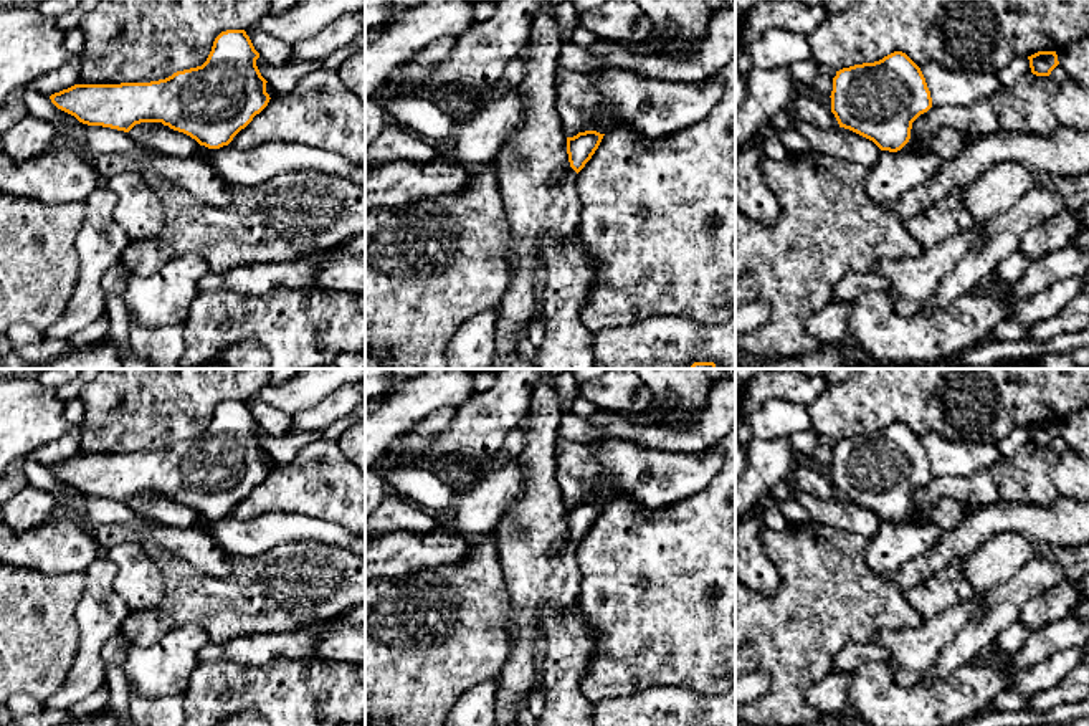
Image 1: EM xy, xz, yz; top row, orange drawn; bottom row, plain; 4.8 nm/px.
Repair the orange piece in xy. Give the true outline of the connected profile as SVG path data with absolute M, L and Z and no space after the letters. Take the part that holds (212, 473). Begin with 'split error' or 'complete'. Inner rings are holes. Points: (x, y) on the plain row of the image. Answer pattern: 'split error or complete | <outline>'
complete | M245 400L221 402L202 437L150 453L74 455L50 466L51 473L88 496L129 503L140 493L162 493L208 519L228 516L269 473L254 420Z

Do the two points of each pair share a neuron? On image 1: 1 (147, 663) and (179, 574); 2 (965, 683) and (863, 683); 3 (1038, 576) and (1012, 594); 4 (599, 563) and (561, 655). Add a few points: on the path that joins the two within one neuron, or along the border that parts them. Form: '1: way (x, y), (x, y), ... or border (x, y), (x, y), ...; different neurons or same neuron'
1: border (187, 622), (172, 627), (149, 645), (131, 645); different neurons
2: way (941, 700), (888, 700); same neuron
3: way (1031, 579), (1018, 589); same neuron
4: border (575, 604), (595, 634), (594, 647); different neurons

